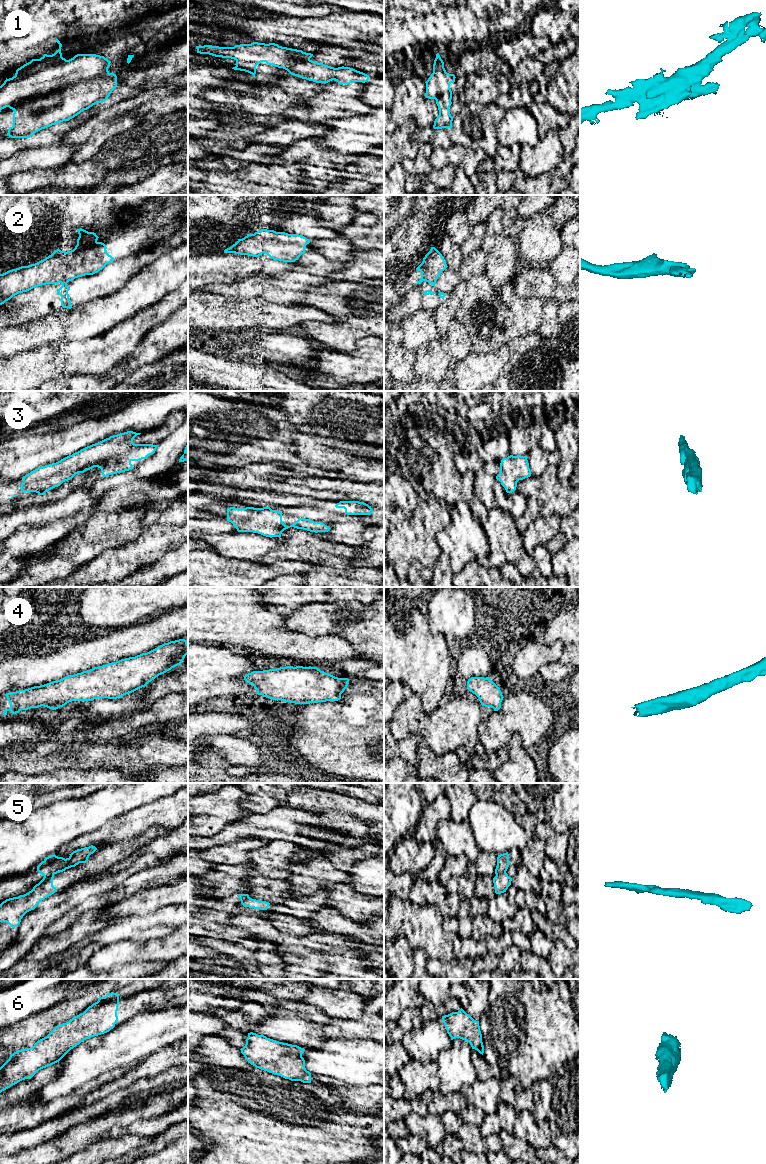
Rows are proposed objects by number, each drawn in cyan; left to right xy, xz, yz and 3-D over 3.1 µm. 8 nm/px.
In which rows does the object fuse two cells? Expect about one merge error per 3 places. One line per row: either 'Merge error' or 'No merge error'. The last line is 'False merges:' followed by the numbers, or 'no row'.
1: No merge error
2: No merge error
3: No merge error
4: No merge error
5: Merge error
6: No merge error
False merges: 5

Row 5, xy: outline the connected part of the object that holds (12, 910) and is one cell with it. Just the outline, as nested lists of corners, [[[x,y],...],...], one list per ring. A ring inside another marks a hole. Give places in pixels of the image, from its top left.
[[[54,875],[44,876],[28,893],[3,901],[0,904],[0,922],[6,922],[12,928],[17,927],[27,912],[34,910],[42,900],[57,891],[53,878]]]

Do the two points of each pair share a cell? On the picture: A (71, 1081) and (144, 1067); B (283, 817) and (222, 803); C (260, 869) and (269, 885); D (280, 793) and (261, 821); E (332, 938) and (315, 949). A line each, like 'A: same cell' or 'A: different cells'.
A: different cells
B: different cells
C: different cells
D: different cells
E: different cells

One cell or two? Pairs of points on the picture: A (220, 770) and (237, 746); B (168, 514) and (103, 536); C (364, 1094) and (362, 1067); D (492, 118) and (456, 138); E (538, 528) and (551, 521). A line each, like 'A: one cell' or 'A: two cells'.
A: two cells
B: one cell
C: two cells
D: one cell
E: one cell

